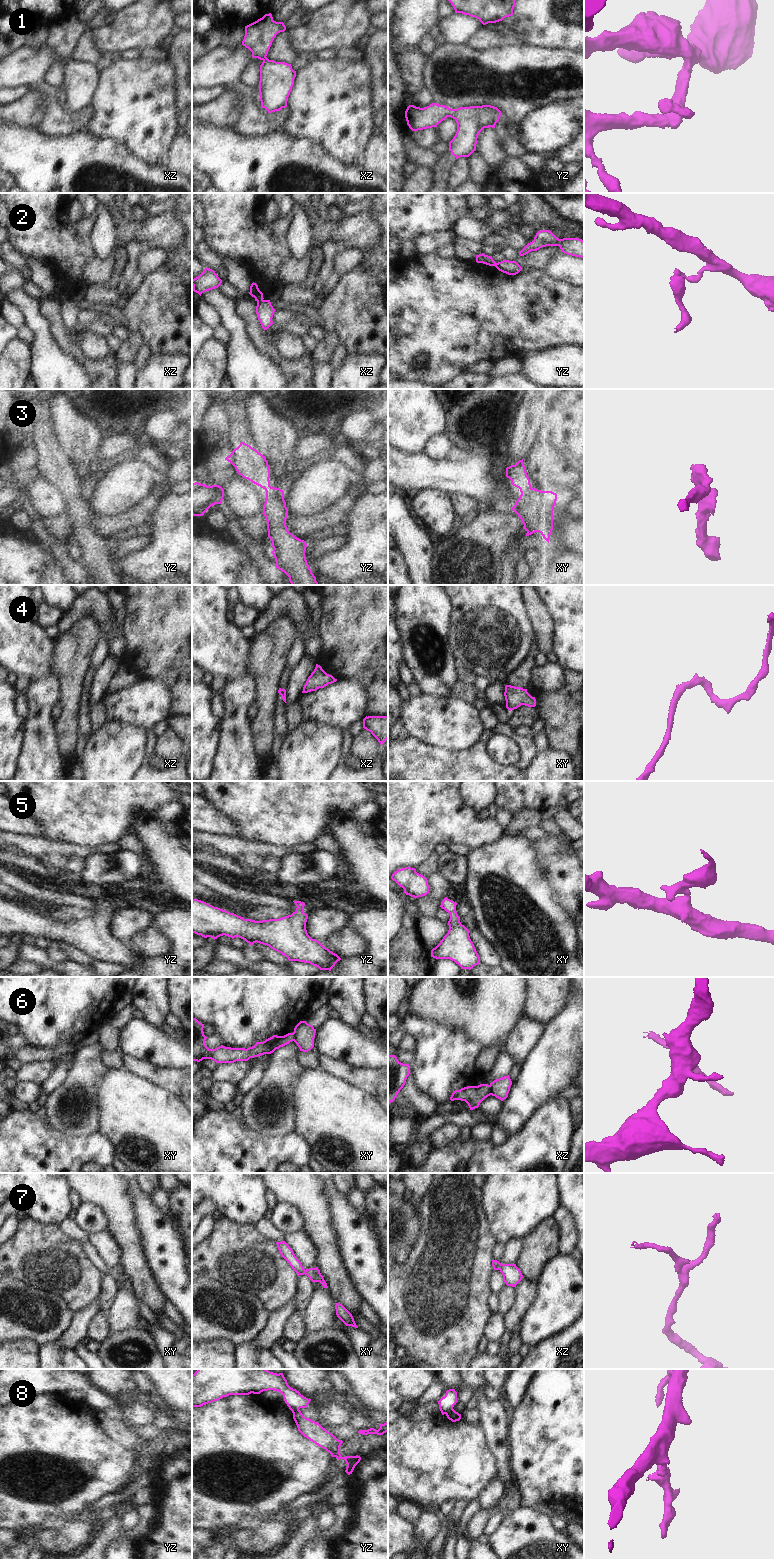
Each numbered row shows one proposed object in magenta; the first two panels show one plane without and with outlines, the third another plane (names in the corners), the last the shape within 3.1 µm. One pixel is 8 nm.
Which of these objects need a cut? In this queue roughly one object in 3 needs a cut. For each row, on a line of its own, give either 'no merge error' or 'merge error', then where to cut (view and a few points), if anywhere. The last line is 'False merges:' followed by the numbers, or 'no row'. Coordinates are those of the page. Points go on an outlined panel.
1: no merge error; no cut
2: merge error; cut in xz along (262, 299), (257, 302)
3: no merge error; no cut
4: no merge error; no cut
5: no merge error; no cut
6: merge error; cut in xz along (489, 1085), (490, 1094)
7: no merge error; no cut
8: merge error; cut in yz along (298, 1408), (292, 1411)
False merges: 2, 6, 8

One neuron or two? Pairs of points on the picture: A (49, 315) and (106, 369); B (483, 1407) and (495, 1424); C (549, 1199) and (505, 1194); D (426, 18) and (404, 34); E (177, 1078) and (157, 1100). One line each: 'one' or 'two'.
A: one
B: one
C: one
D: one
E: two

